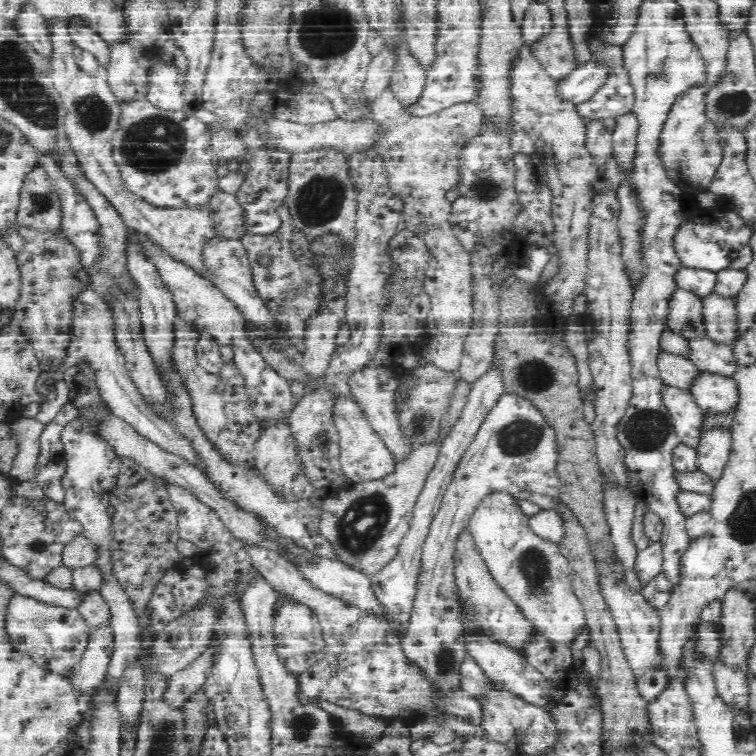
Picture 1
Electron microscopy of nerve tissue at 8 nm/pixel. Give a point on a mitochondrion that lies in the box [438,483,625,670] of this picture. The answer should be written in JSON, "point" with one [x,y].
{"point":[534,565]}

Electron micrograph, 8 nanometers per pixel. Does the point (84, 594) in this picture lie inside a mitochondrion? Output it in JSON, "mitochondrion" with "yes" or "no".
{"mitochondrion":"no"}

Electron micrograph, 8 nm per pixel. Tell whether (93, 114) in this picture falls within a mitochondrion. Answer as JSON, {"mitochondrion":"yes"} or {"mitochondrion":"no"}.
{"mitochondrion":"yes"}

